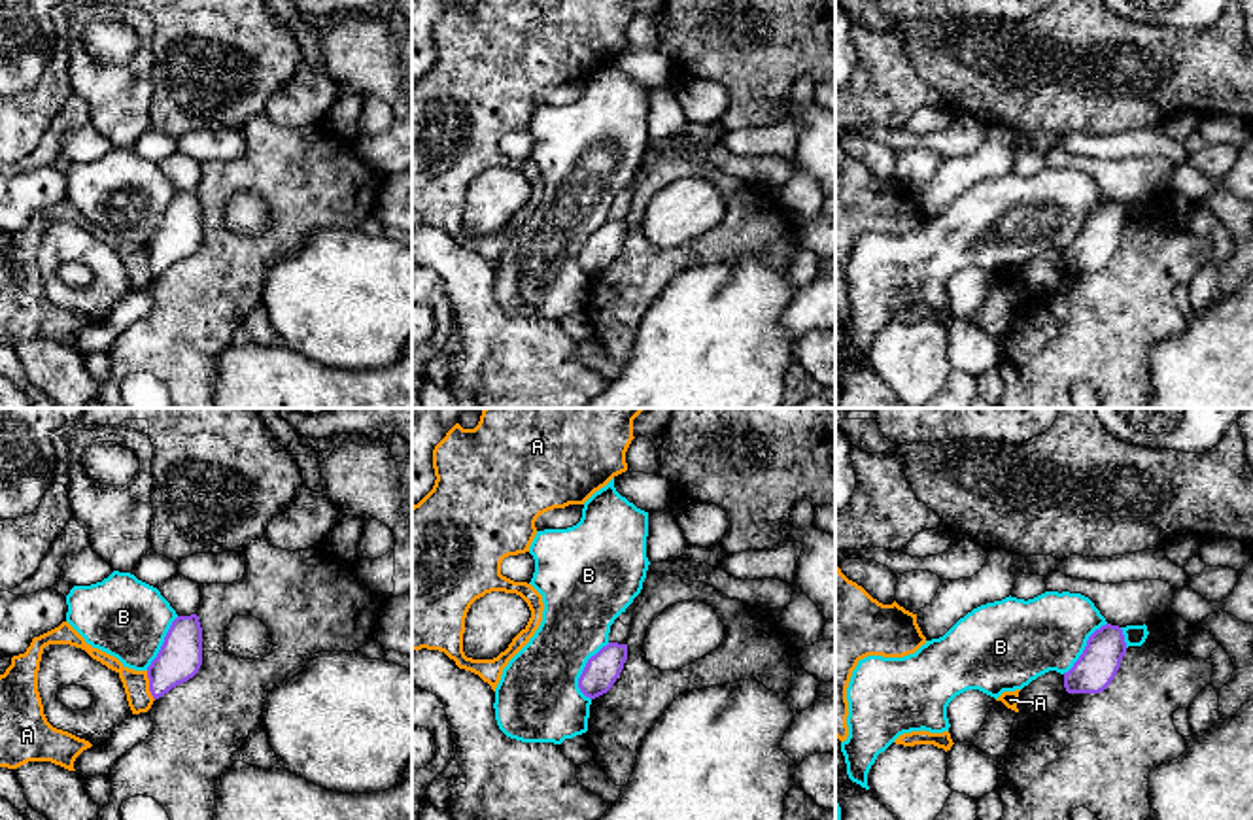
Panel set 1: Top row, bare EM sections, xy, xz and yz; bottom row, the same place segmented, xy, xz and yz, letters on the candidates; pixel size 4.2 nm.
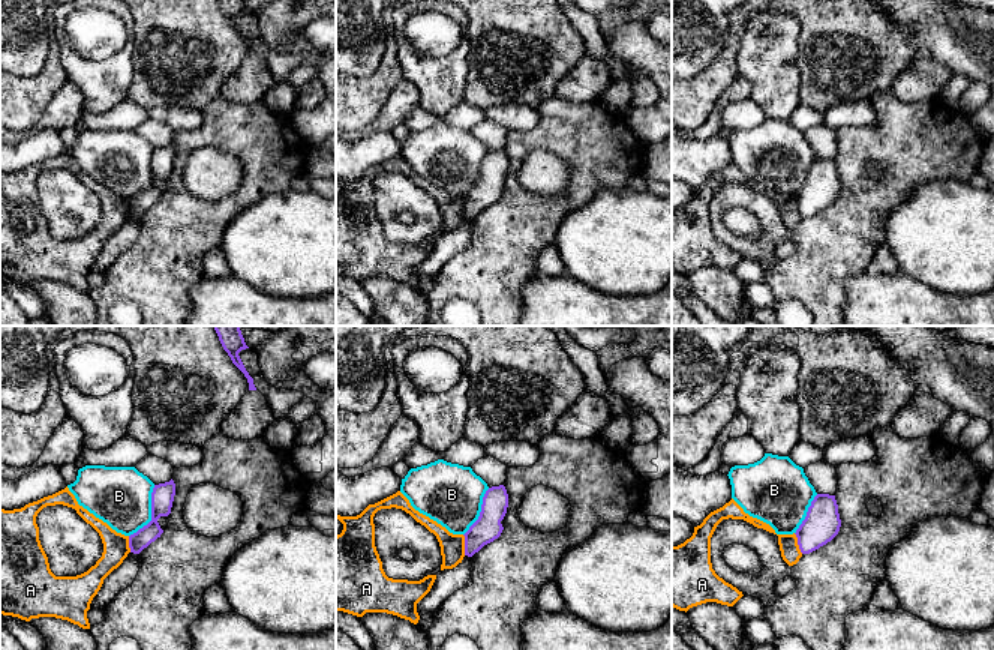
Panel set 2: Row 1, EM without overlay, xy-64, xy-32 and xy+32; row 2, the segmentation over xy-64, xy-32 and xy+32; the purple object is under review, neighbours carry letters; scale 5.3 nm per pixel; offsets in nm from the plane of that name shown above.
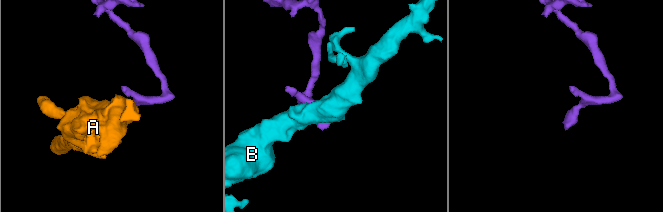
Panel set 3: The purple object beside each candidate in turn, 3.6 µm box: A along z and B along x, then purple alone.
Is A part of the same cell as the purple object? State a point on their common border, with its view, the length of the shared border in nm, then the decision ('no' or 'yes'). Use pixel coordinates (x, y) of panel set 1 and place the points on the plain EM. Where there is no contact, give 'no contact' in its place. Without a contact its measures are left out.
meets purple in xy at (150, 263); contact 130 nm long; no

